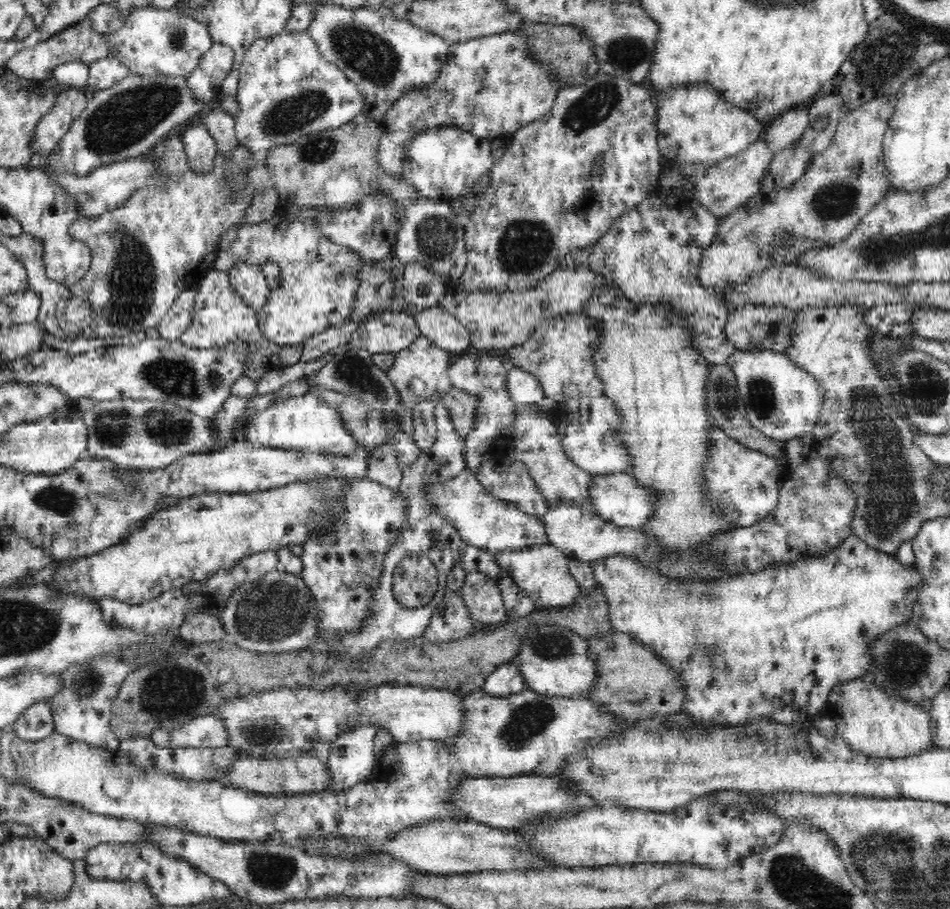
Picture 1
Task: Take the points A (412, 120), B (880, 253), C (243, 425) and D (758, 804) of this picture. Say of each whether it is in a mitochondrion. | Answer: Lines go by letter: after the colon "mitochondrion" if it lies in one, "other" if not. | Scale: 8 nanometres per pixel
A: other
B: mitochondrion
C: other
D: other

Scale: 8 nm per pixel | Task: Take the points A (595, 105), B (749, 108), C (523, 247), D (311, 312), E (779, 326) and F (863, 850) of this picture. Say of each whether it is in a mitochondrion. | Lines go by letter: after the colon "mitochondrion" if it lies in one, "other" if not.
A: mitochondrion
B: other
C: mitochondrion
D: other
E: mitochondrion
F: mitochondrion

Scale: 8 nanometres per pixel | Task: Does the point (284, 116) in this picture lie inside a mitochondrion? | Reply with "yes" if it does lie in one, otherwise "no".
yes

